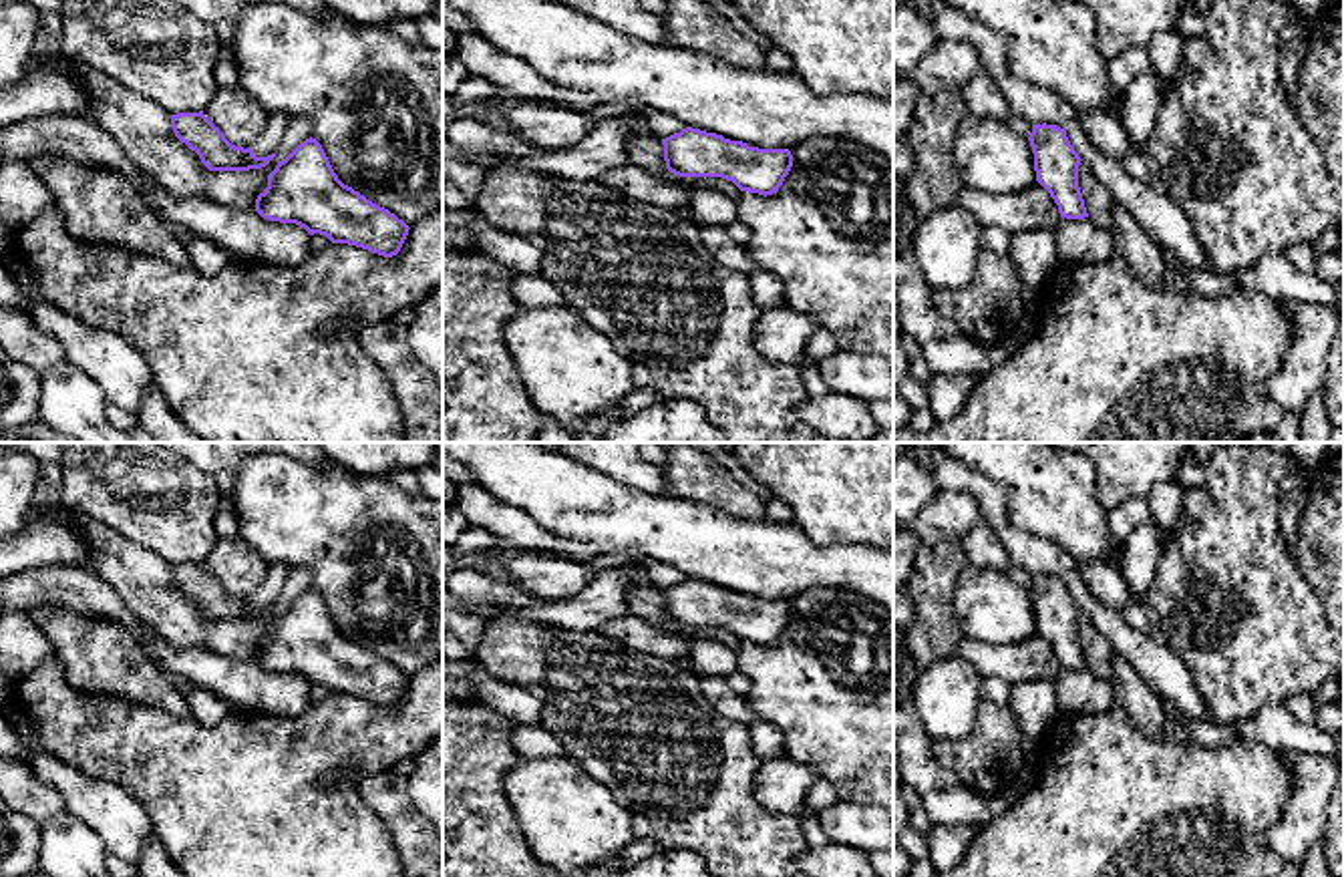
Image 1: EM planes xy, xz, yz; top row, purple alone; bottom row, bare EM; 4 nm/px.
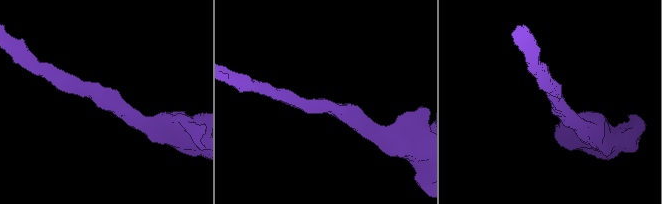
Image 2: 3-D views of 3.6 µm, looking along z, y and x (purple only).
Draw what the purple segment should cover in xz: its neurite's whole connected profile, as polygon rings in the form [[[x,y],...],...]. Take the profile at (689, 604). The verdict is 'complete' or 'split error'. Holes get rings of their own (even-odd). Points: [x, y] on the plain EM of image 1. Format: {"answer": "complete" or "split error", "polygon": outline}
{"answer": "complete", "polygon": [[[686,577],[662,589],[666,620],[678,628],[722,628],[740,642],[773,646],[793,618],[789,599],[759,599]]]}

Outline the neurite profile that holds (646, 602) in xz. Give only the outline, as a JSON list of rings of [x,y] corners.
[[[636,585],[630,589],[630,613],[646,620],[648,624],[664,632],[678,634],[690,642],[698,638],[720,642],[726,648],[730,648],[734,654],[742,644],[732,632],[726,632],[722,628],[678,628],[670,624],[664,611],[662,589],[654,585]]]

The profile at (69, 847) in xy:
[[[70,813],[40,823],[38,871],[48,877],[111,877],[103,841]]]

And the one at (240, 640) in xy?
[[[306,567],[288,569],[276,607],[262,620],[205,624],[205,648],[237,660],[256,662],[256,650],[268,638],[268,628],[300,593],[312,587]]]

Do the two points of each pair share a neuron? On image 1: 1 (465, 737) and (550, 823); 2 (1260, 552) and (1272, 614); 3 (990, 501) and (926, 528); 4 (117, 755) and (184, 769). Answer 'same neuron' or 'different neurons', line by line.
1: different neurons
2: same neuron
3: different neurons
4: same neuron

